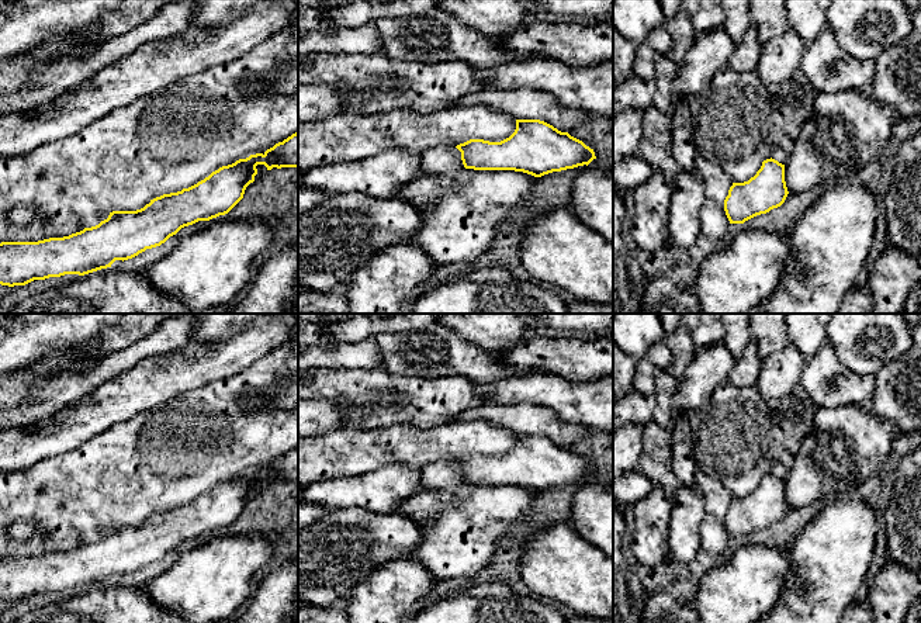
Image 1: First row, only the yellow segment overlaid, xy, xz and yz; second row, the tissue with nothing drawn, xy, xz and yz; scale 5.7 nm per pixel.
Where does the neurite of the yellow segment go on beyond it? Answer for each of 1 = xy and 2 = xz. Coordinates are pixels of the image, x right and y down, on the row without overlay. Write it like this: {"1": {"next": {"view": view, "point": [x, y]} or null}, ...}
{"1": {"next": null}, "2": {"next": null}}

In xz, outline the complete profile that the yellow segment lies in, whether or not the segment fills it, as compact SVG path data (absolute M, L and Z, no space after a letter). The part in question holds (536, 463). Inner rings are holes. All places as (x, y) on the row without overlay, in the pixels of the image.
M516 435L515 447L501 457L470 454L456 463L465 484L515 485L534 492L596 474L582 456L540 435Z

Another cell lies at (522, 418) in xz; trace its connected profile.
M484 404L460 413L454 422L488 420L516 435L540 435L561 447L589 437L591 428L564 422L557 412L539 404Z

